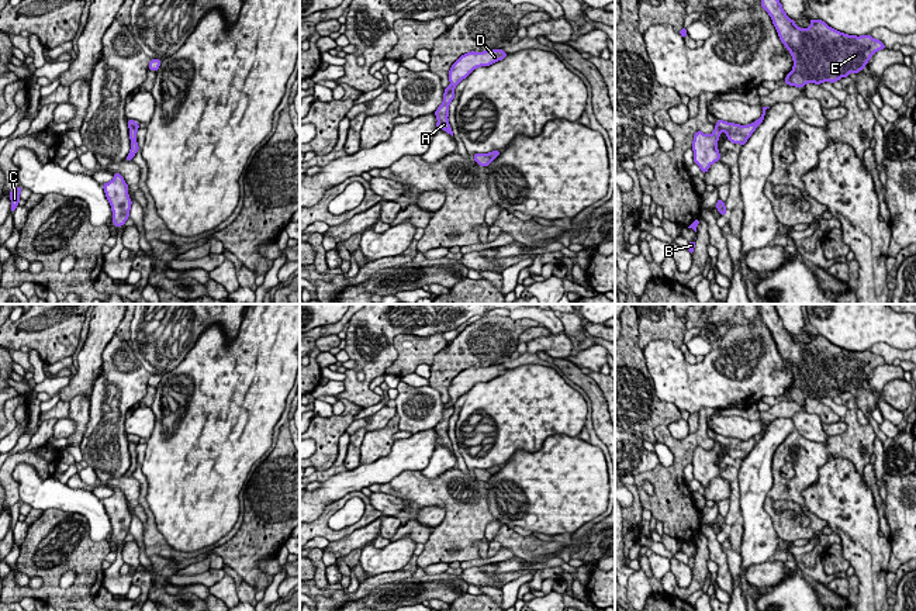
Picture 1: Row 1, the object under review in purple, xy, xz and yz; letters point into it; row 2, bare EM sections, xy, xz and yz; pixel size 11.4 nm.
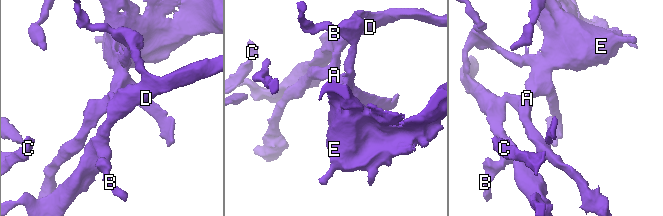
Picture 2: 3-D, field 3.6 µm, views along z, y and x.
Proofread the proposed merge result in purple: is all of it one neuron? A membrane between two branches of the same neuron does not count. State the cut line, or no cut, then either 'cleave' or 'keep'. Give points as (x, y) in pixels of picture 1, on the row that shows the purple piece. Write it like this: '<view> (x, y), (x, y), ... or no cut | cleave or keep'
xz (452, 90), (445, 93) | cleave

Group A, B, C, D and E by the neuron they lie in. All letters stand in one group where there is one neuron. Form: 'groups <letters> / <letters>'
groups A E / B C D

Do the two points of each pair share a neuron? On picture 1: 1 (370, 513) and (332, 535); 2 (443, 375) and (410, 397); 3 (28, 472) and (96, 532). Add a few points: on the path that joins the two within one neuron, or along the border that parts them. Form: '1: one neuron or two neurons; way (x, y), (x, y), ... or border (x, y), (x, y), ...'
1: one neuron; way (360, 523), (342, 532)
2: two neurons; border (429, 386), (439, 393), (443, 404)
3: one neuron; way (47, 492), (76, 500), (89, 513)

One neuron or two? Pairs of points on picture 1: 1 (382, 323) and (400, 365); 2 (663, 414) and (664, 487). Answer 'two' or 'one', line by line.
1: two
2: two

